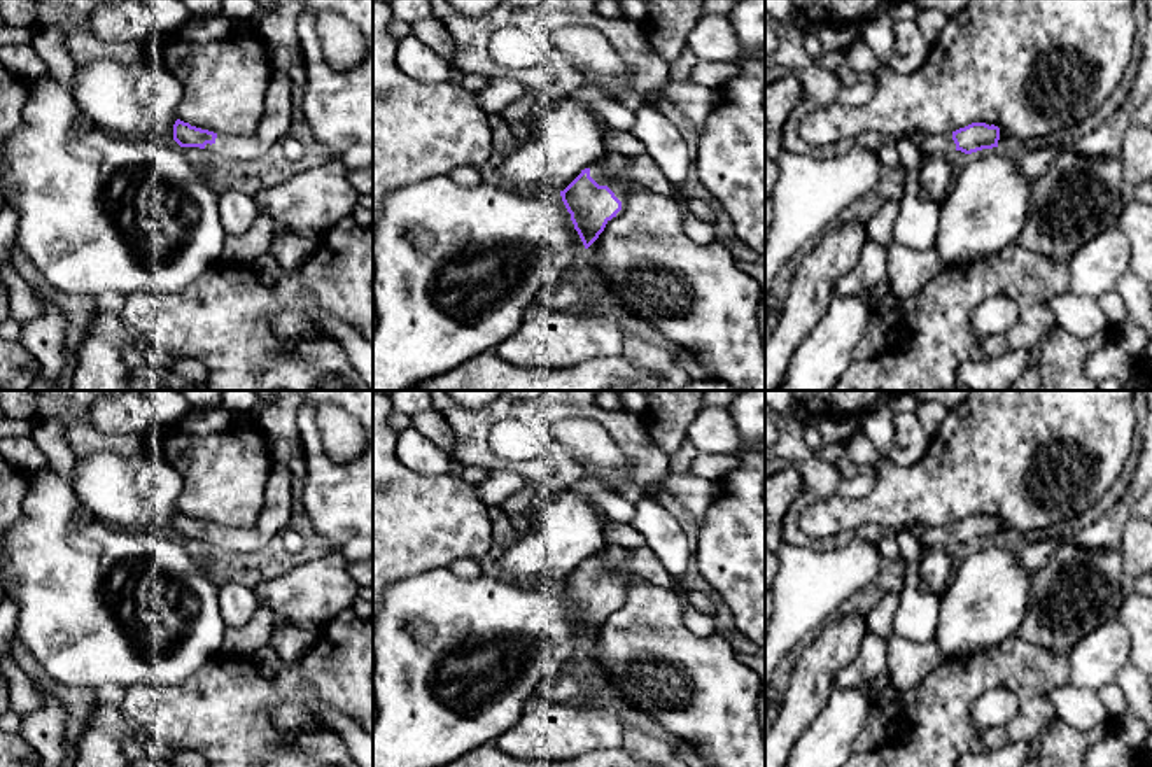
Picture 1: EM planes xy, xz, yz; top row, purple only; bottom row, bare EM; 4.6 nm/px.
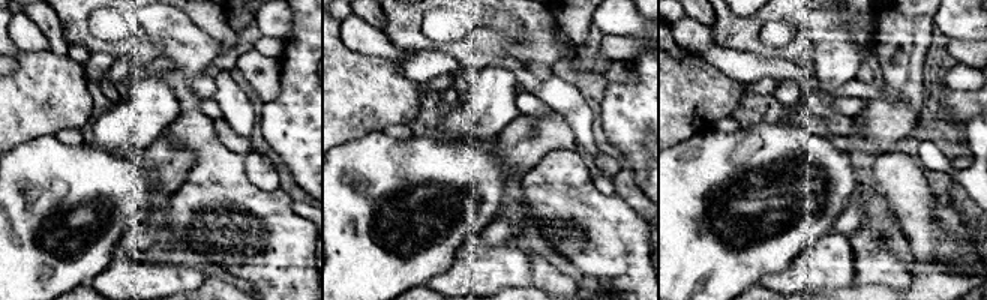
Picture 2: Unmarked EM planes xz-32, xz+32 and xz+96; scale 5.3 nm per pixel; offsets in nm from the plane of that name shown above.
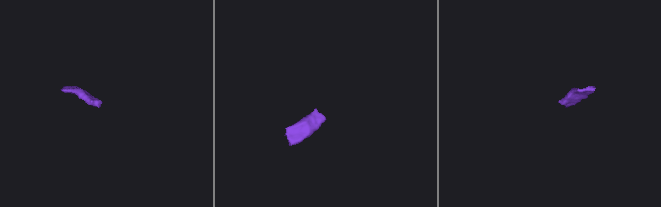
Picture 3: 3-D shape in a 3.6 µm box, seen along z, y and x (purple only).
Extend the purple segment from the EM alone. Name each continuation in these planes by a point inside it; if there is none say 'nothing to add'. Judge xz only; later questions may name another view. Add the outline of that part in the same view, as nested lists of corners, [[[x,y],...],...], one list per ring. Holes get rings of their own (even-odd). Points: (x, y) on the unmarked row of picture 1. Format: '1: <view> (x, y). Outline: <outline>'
1: xz (645, 566). Outline: [[[637,546],[630,550],[630,576],[629,578],[613,578],[604,569],[604,560],[601,555],[590,559],[590,569],[599,578],[608,578],[615,588],[623,595],[630,581],[646,581],[653,587],[676,590],[681,587],[679,580],[672,576],[657,557],[657,553],[648,546]]]

